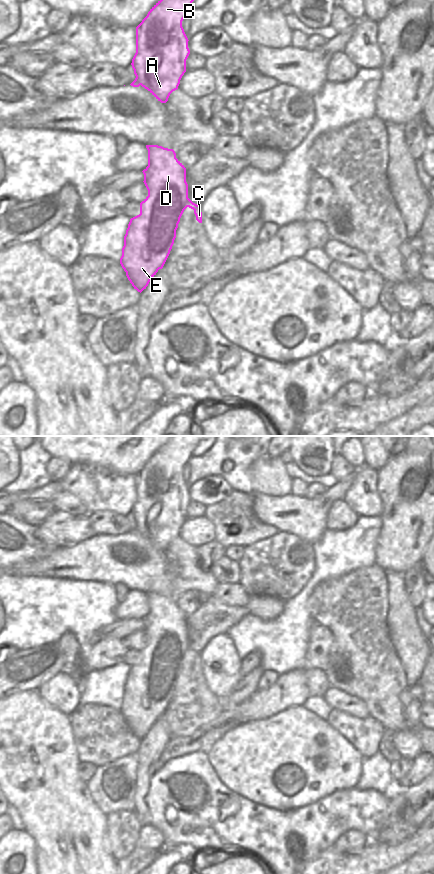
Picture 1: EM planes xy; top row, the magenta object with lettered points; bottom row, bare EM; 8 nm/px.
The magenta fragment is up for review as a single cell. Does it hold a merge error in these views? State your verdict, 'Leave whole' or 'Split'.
Split

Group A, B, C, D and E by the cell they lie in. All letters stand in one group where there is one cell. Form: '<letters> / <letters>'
A B D E / C

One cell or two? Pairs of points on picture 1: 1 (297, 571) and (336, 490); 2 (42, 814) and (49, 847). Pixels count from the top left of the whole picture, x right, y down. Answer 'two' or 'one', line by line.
1: one
2: one

